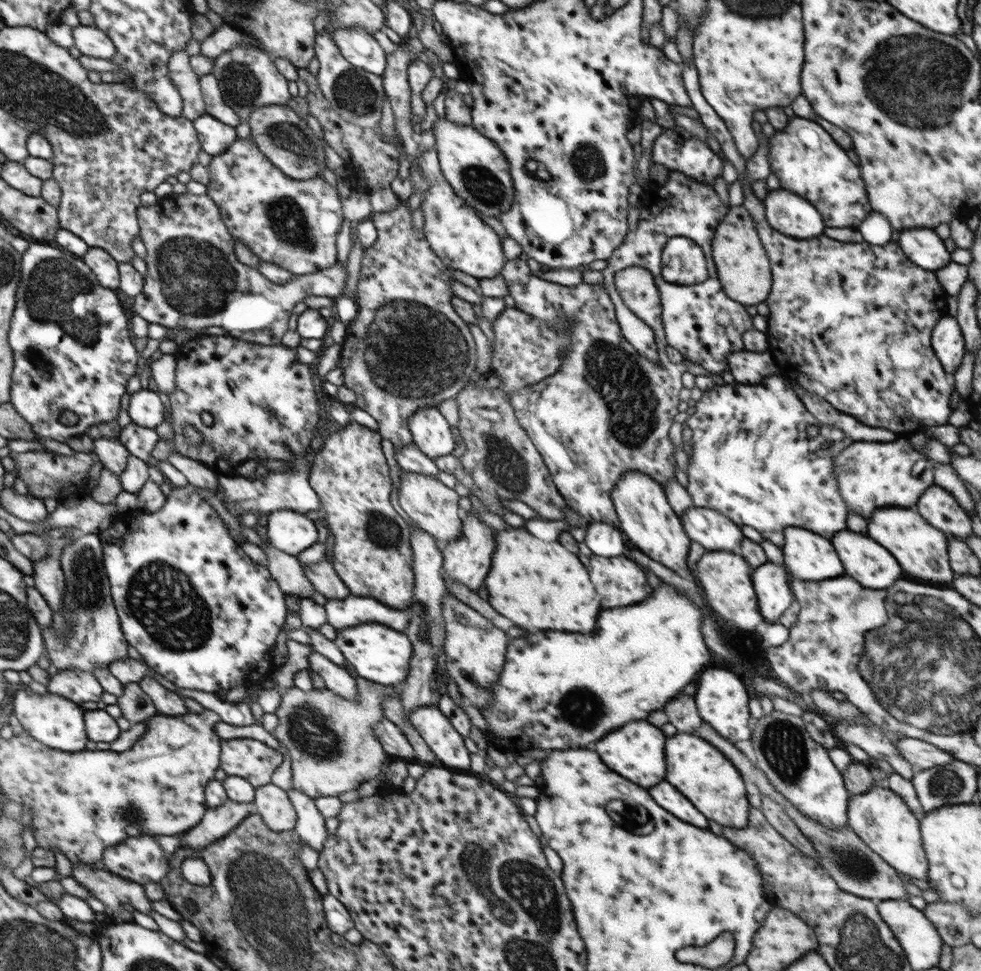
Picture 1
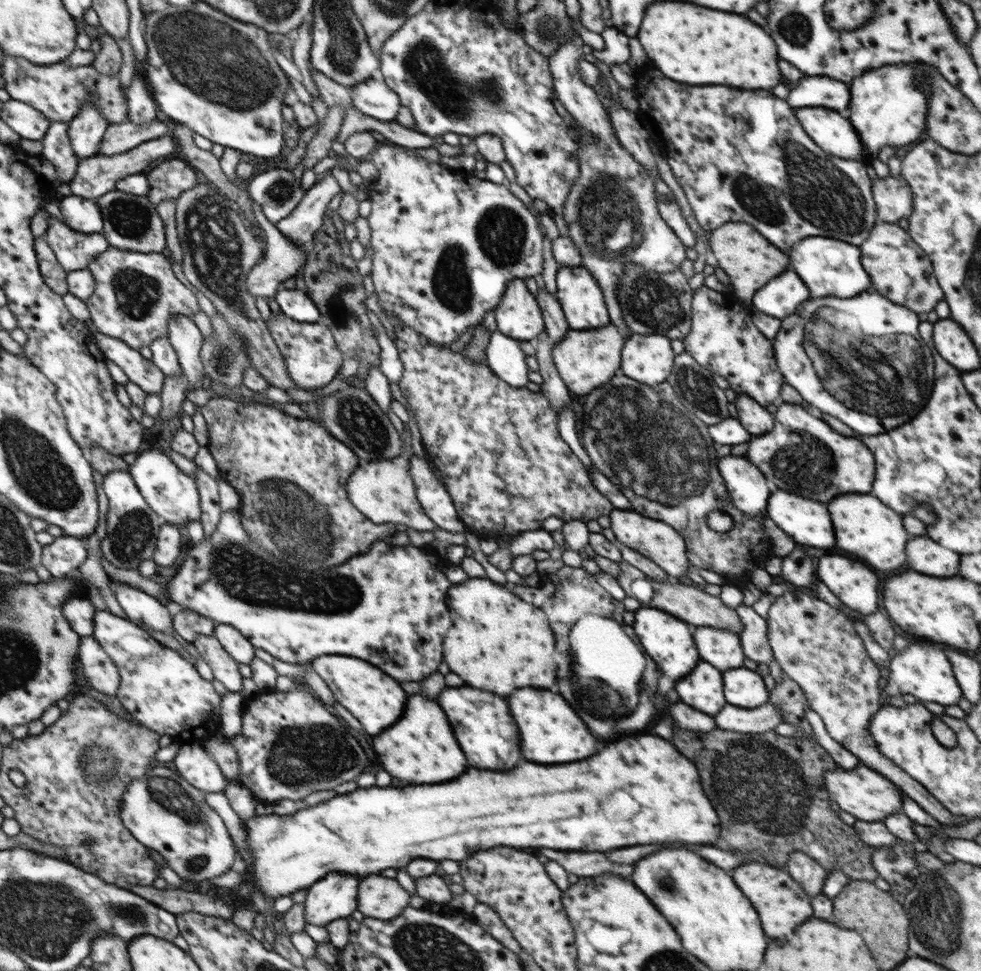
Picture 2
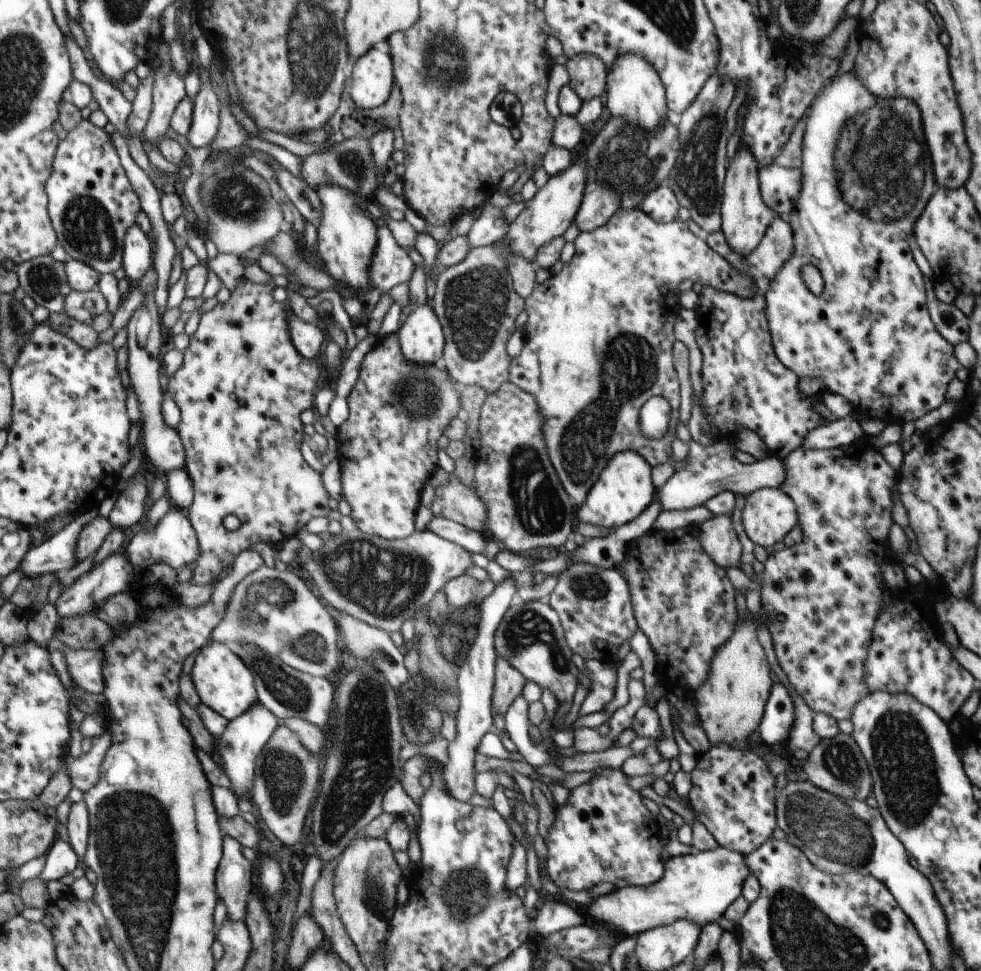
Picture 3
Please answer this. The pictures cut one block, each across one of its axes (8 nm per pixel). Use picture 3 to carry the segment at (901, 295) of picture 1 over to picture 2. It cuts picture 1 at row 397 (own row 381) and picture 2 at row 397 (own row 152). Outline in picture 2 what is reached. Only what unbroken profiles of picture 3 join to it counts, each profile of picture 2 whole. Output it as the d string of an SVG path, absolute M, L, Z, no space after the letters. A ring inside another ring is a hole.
M861 292L847 299L824 297L806 300L796 312L781 319L780 330L772 339L775 359L785 382L796 388L806 402L820 408L824 414L842 420L860 434L882 434L913 420L932 394L934 358L931 348L918 334L919 323L917 312L894 304L878 292ZM884 376L890 376L890 380ZM894 382L898 386L892 386ZM824 388L842 400L838 402Z

